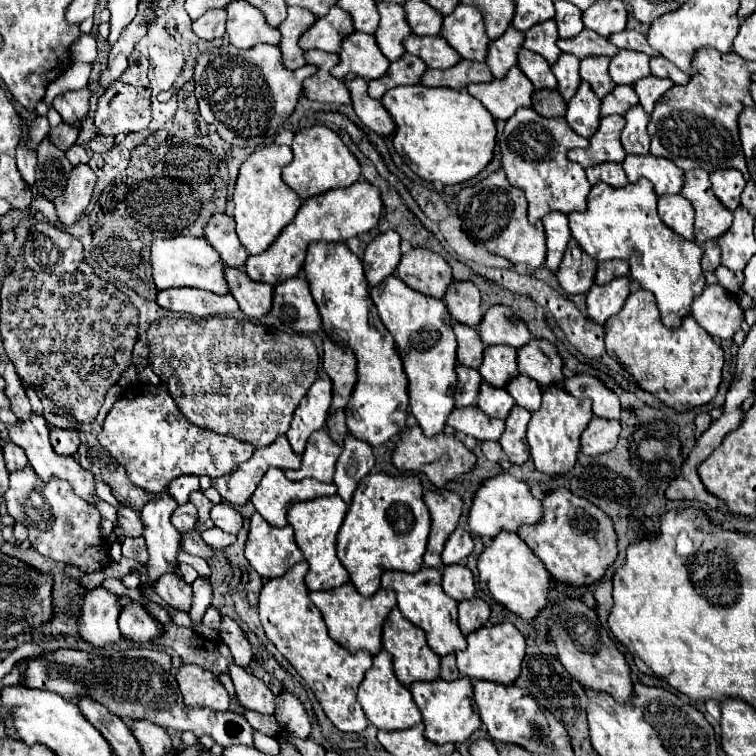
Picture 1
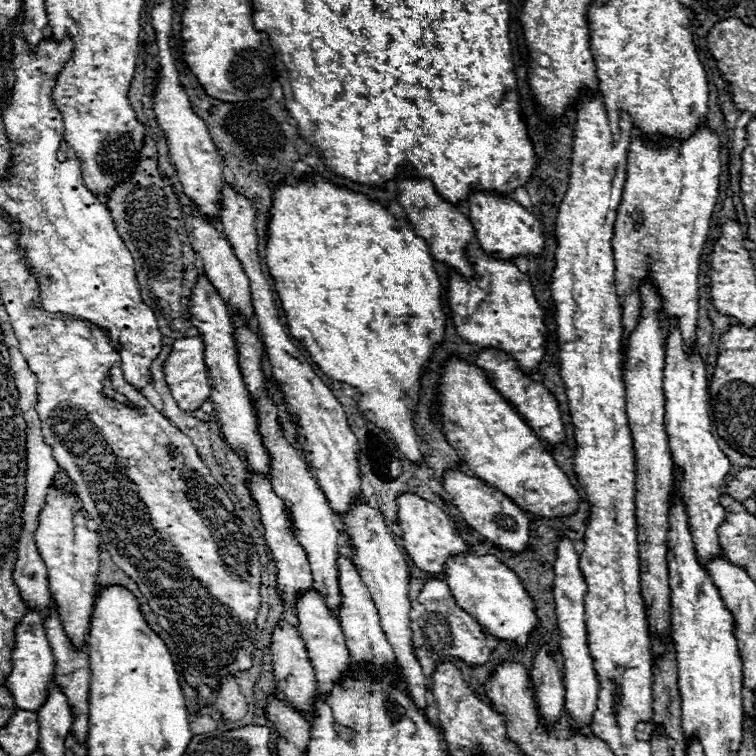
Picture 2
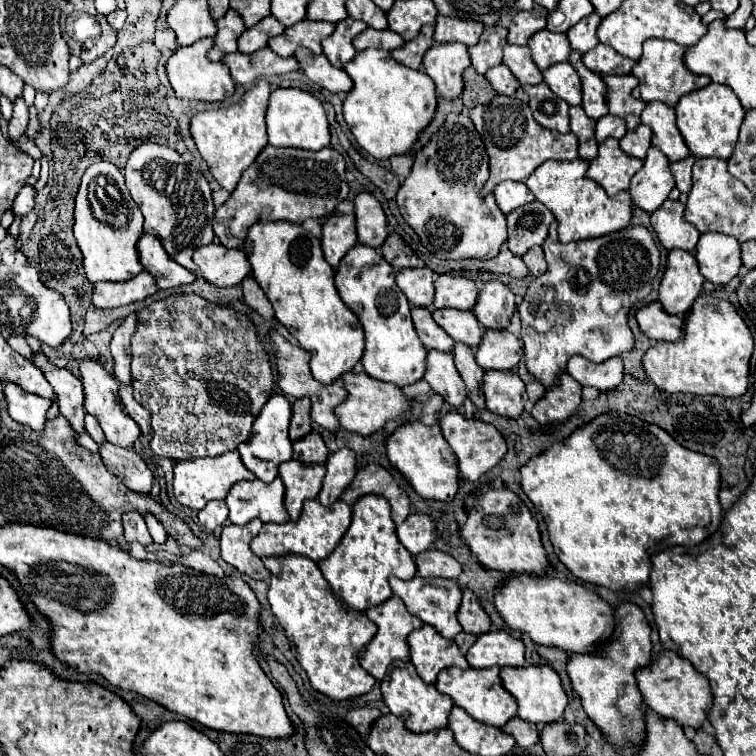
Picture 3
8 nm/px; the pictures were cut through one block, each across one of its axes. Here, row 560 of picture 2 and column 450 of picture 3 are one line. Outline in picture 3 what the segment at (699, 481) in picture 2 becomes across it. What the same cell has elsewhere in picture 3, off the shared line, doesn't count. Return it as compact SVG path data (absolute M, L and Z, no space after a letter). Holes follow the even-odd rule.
M392 662L392 670L386 674L386 678L380 682L384 704L394 716L400 716L404 720L404 726L410 732L430 732L436 728L444 728L448 722L448 712L454 706L452 700L444 694L440 694L434 686L424 684L424 680L416 674L414 666L410 662Z

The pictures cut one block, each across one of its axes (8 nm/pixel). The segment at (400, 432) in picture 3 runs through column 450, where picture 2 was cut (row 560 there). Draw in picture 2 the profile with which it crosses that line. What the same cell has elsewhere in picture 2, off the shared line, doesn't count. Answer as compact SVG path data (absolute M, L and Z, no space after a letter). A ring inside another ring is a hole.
M454 556L446 562L444 582L448 584L448 588L452 588L452 596L456 596L460 606L466 612L472 612L472 616L476 616L476 620L484 624L484 630L500 640L506 640L518 648L526 648L528 638L540 626L534 602L524 590L520 578L496 556Z

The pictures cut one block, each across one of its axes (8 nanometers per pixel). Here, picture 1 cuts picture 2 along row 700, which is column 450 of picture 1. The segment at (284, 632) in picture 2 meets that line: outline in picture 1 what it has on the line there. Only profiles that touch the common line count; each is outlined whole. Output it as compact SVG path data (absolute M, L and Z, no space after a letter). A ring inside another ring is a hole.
M454 282L444 296L444 304L460 324L476 328L482 320L480 290L472 282Z

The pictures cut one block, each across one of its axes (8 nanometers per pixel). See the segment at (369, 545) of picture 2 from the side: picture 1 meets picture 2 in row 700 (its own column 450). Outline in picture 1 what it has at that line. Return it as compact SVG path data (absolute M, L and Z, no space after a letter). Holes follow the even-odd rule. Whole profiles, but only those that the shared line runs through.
M476 406L468 408L454 408L448 416L448 426L452 426L456 432L462 432L466 436L472 436L476 440L494 440L498 442L504 432L504 422L486 416Z

